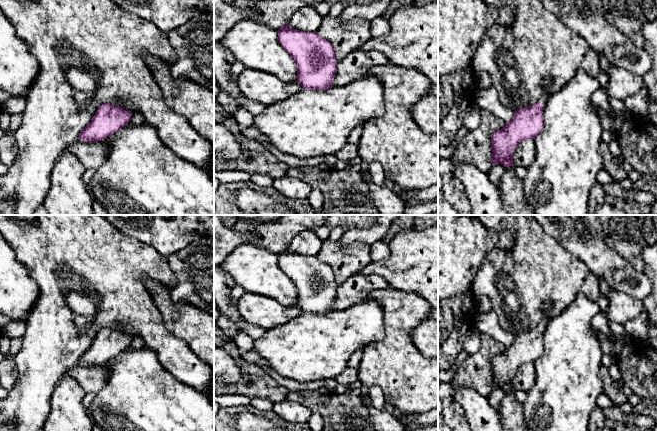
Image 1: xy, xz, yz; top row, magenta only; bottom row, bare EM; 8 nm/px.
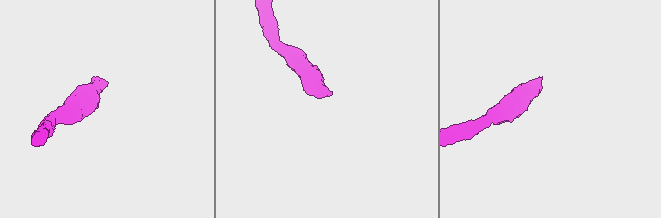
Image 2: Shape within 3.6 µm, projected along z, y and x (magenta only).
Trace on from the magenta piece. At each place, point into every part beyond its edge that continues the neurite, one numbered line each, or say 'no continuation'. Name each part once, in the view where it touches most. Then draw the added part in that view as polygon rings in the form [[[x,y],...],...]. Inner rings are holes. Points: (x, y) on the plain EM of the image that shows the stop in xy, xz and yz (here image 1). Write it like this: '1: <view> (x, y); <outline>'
1: yz (543, 323); [[[544,317],[538,324],[538,326],[541,328],[541,329],[545,329],[547,327],[547,324],[549,322],[550,319],[548,319],[547,317]]]

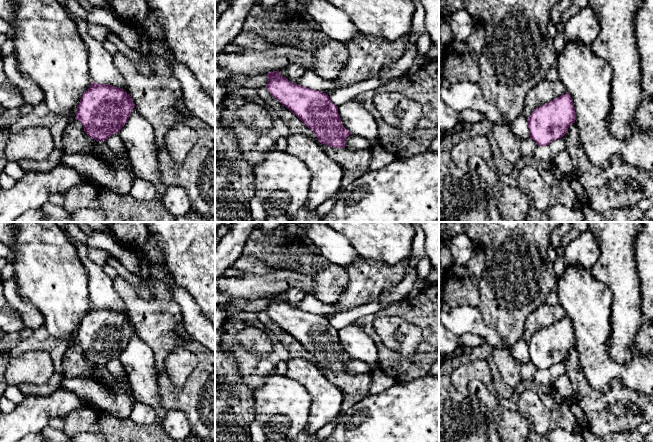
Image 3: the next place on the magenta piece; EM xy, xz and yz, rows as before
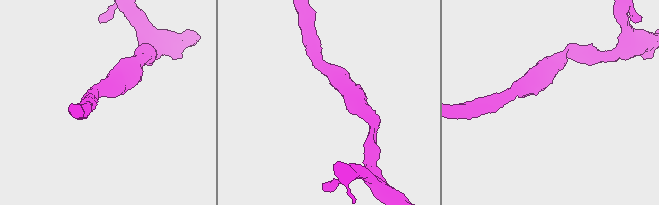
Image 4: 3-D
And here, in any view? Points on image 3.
no continuation

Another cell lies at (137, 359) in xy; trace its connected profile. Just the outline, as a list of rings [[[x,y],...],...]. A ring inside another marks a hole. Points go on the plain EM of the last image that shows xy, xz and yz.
[[[135,331],[118,358],[127,373],[135,402],[151,407],[156,412],[156,423],[162,426],[167,410],[158,392],[158,372],[152,349]]]

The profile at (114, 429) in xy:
[[[85,402],[84,405],[70,412],[61,418],[64,423],[64,433],[73,436],[79,432],[101,433],[105,437],[105,442],[175,442],[159,424],[137,424],[128,419],[120,419],[112,416],[107,410],[91,406]]]

